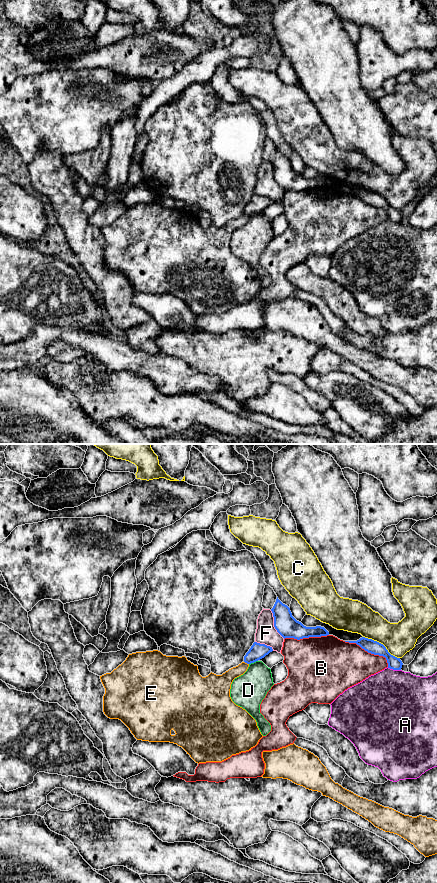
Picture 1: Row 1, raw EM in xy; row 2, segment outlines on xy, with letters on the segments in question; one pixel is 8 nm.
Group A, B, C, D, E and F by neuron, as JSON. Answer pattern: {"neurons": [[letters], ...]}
{"neurons": [["A"], ["B"], ["C"], ["D"], ["E"], ["F"]]}

